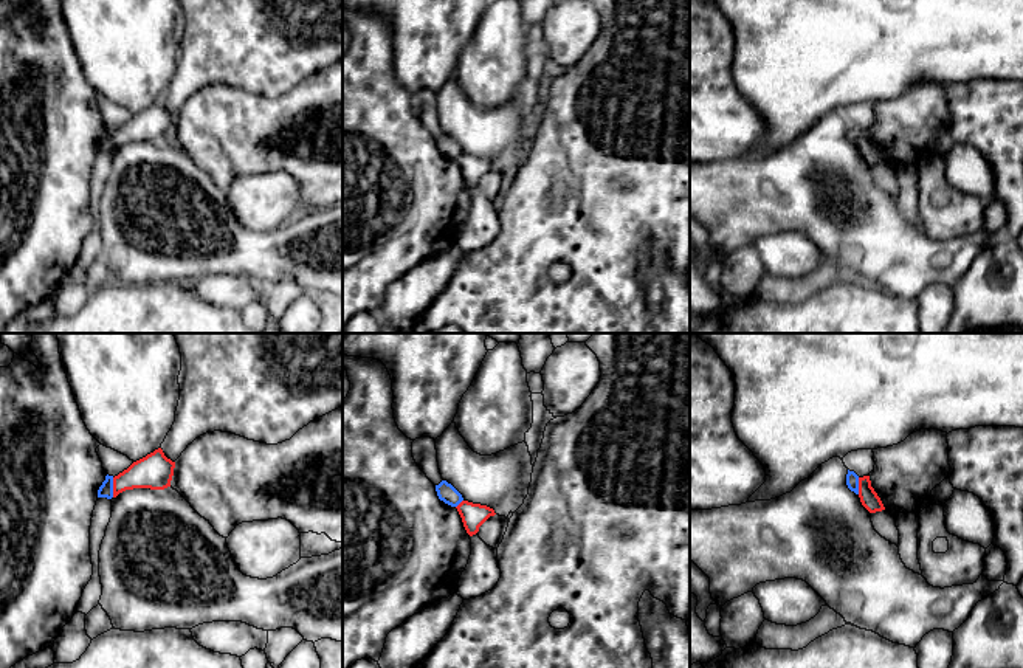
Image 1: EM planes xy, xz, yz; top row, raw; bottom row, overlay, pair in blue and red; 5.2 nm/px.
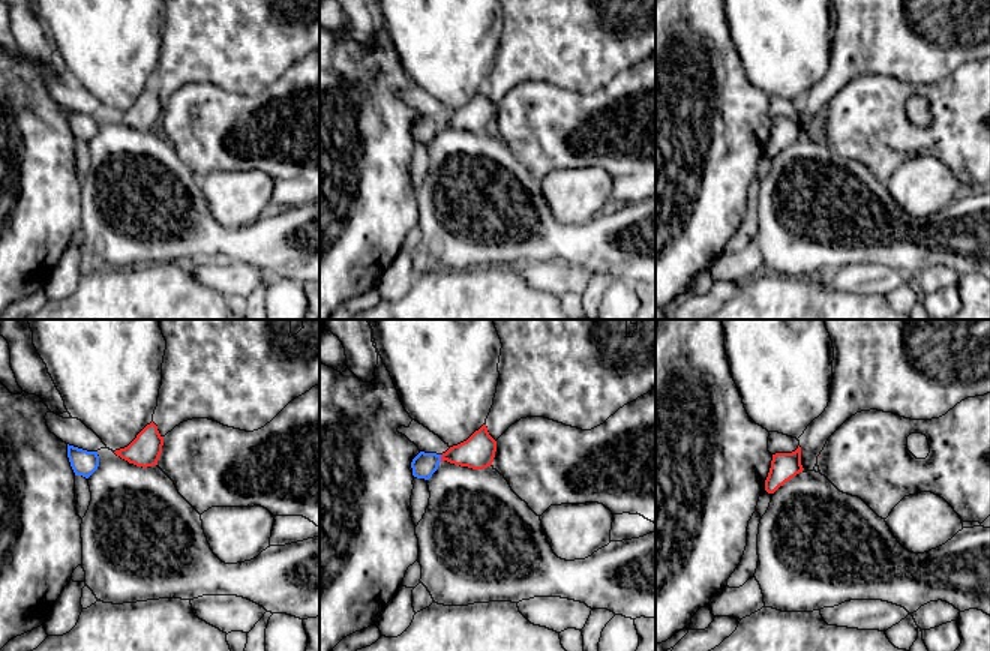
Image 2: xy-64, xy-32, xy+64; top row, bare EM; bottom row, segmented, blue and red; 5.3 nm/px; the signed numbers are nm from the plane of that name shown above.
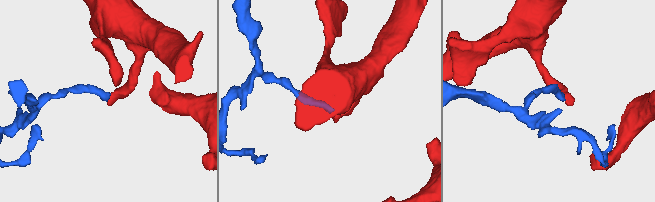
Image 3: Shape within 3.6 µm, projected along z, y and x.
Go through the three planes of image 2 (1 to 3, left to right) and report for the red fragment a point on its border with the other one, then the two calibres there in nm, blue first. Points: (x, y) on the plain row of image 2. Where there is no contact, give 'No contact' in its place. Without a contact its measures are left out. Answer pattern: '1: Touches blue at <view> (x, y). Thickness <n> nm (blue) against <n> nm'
1: No contact
2: Touches blue at xy-32 (440, 122). Thickness 130 nm (blue) against 180 nm
3: No contact

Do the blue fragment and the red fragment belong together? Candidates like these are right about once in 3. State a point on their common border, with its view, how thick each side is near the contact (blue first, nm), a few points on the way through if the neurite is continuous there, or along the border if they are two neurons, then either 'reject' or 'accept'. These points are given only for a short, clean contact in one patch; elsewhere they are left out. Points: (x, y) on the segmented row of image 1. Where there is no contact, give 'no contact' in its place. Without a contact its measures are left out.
meets blue in xy at (112, 487); 80 nm thick on the blue side, 180 nm on the other; border along xy (112, 478), (113, 496); reject

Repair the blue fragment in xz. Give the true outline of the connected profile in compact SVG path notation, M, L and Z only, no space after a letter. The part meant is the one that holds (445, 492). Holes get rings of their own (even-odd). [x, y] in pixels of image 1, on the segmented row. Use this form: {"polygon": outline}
{"polygon": "M446 480L436 485L436 491L439 499L451 507L457 507L463 501L462 494Z"}

